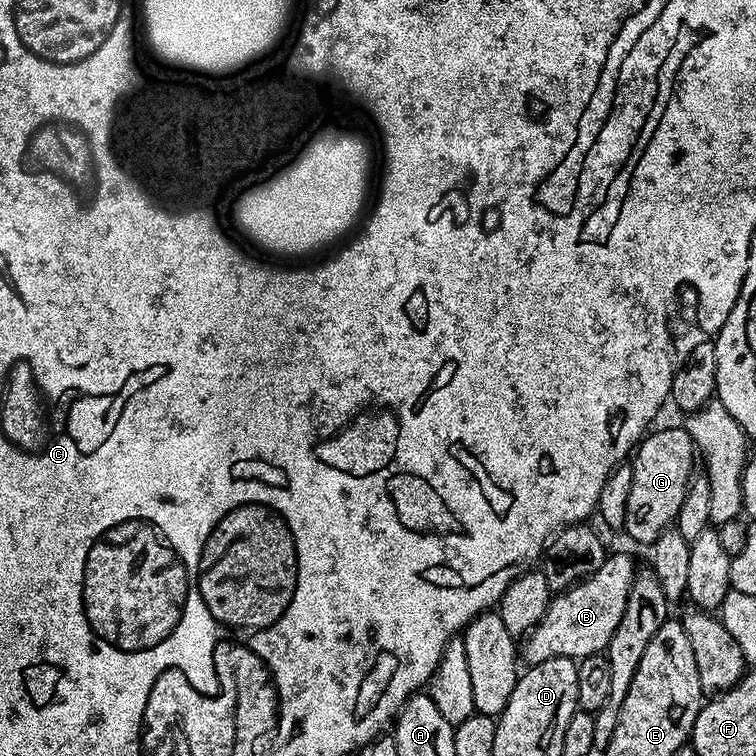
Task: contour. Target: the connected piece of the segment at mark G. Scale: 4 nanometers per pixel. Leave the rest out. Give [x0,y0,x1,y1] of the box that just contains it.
[623,427,698,546]

